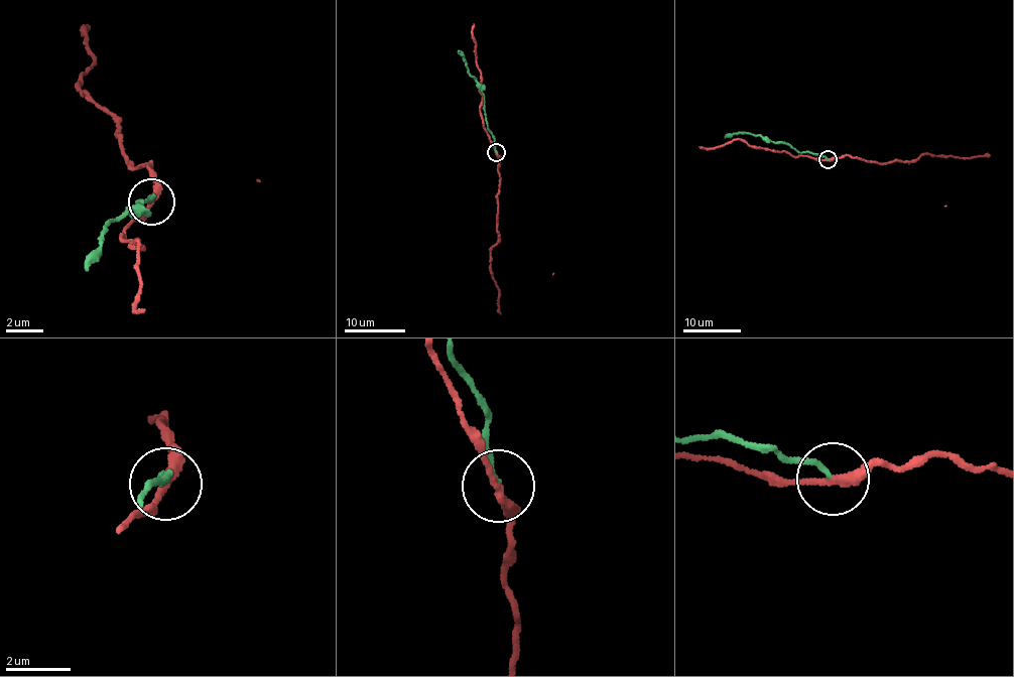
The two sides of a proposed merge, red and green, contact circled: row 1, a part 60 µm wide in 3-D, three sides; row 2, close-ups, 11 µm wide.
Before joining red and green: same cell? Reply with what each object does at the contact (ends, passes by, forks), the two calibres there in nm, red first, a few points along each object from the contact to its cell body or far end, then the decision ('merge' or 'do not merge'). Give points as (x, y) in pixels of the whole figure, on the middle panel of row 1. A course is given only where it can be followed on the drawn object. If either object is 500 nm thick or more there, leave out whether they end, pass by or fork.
red passes by; green ends there; 260 nm thick on the red side, 150 nm on the other; red runs (497, 152), (499, 176), (498, 245), (491, 249), (490, 271), (499, 291), (500, 313); green runs (497, 152), (487, 122), (484, 94), (459, 50); do not merge

